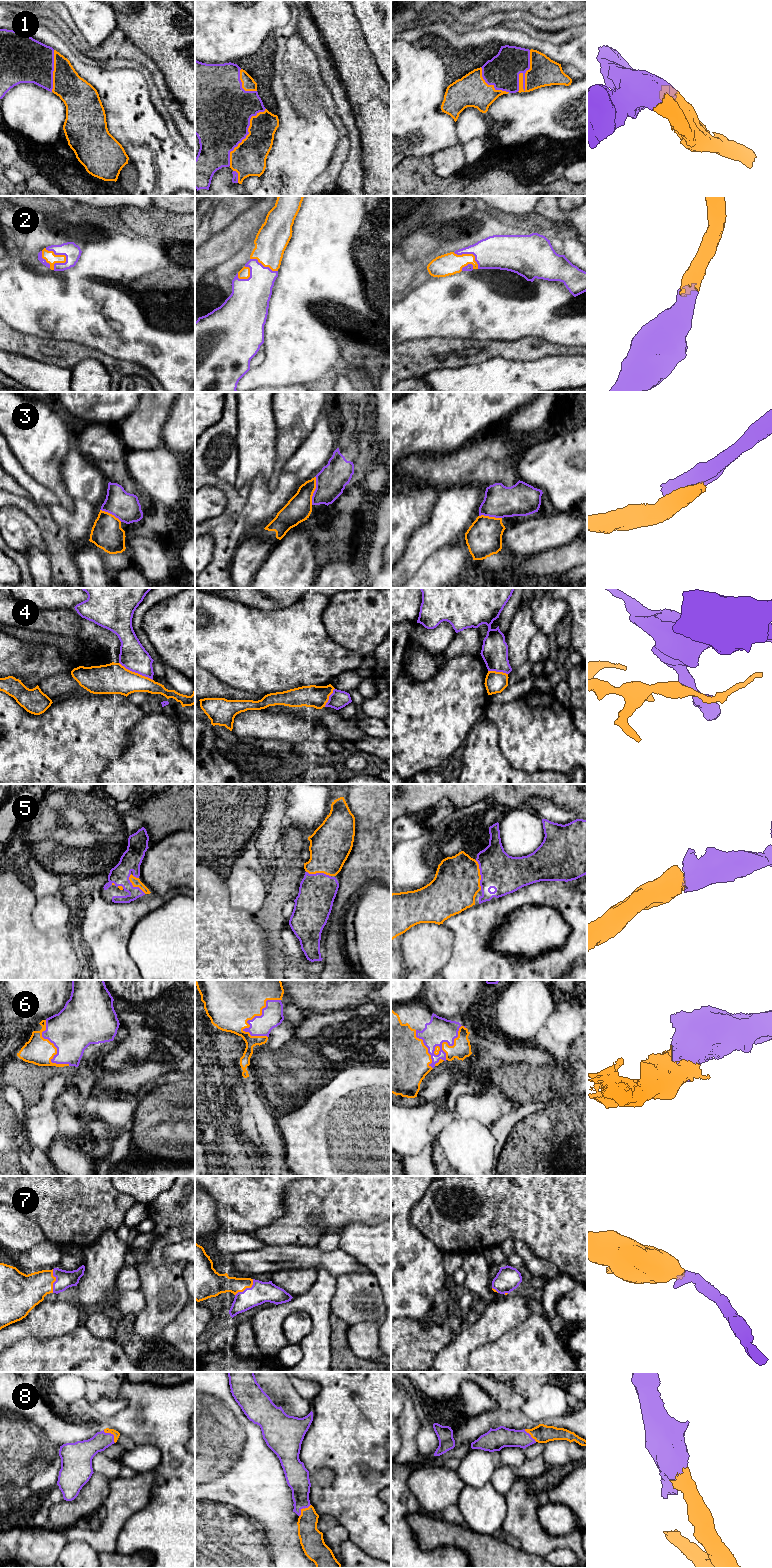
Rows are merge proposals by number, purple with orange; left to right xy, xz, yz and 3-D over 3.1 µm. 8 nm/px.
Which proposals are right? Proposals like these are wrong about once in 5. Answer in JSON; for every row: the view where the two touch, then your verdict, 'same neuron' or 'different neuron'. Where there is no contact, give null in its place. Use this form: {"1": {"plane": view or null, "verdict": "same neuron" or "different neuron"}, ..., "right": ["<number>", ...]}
{"1": {"plane": "yz", "verdict": "same neuron"}, "2": {"plane": "xy", "verdict": "same neuron"}, "3": {"plane": "xz", "verdict": "different neuron"}, "4": {"plane": "xy", "verdict": "different neuron"}, "5": {"plane": "xy", "verdict": "same neuron"}, "6": {"plane": "yz", "verdict": "same neuron"}, "7": {"plane": "xy", "verdict": "same neuron"}, "8": {"plane": "xy", "verdict": "same neuron"}, "right": ["1", "2", "5", "6", "7", "8"]}

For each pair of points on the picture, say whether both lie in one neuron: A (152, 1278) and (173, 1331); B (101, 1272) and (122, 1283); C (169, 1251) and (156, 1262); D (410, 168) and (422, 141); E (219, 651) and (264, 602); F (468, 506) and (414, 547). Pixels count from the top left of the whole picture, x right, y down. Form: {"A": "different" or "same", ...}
{"A": "different", "B": "different", "C": "different", "D": "different", "E": "different", "F": "same"}

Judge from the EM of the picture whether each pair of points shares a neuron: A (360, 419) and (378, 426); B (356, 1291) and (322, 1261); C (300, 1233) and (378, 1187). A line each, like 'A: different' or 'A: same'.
A: different
B: different
C: same

